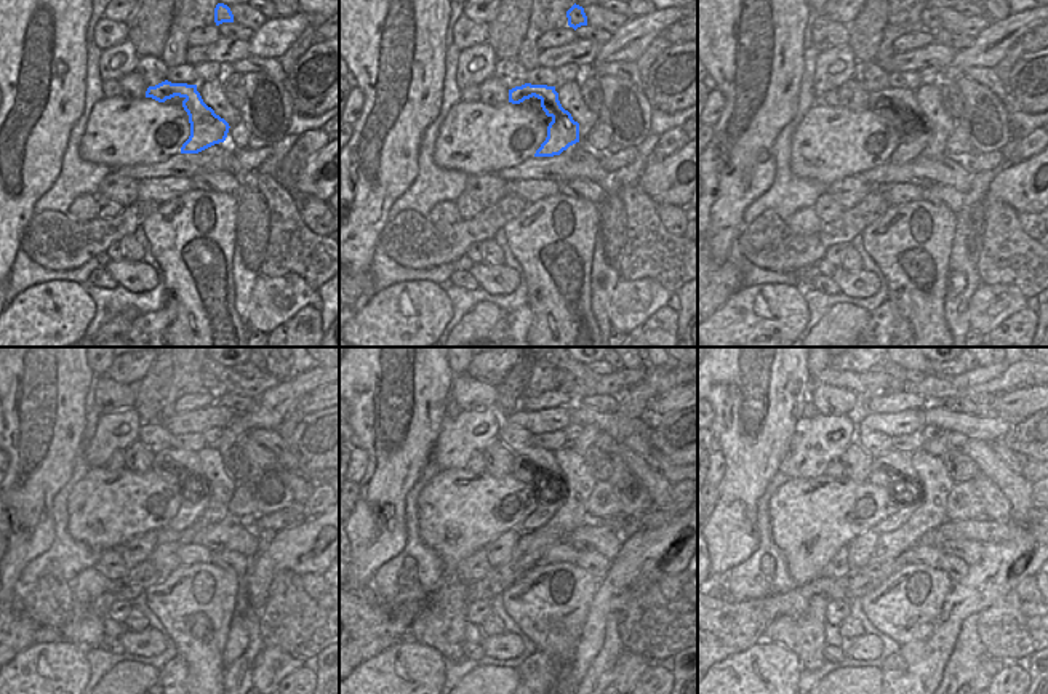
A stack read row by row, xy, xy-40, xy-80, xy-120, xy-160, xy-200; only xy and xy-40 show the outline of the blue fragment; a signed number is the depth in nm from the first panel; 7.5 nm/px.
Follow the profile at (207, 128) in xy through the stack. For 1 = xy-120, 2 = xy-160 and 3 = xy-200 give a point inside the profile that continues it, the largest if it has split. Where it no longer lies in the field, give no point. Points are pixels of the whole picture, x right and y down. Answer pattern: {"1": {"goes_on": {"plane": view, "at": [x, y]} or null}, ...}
{"1": {"goes_on": {"plane": "xy-120", "at": [196, 502]}}, "2": {"goes_on": {"plane": "xy-160", "at": [543, 462]}}, "3": {"goes_on": {"plane": "xy-200", "at": [898, 462]}}}

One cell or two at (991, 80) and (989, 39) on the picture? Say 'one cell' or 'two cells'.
two cells

